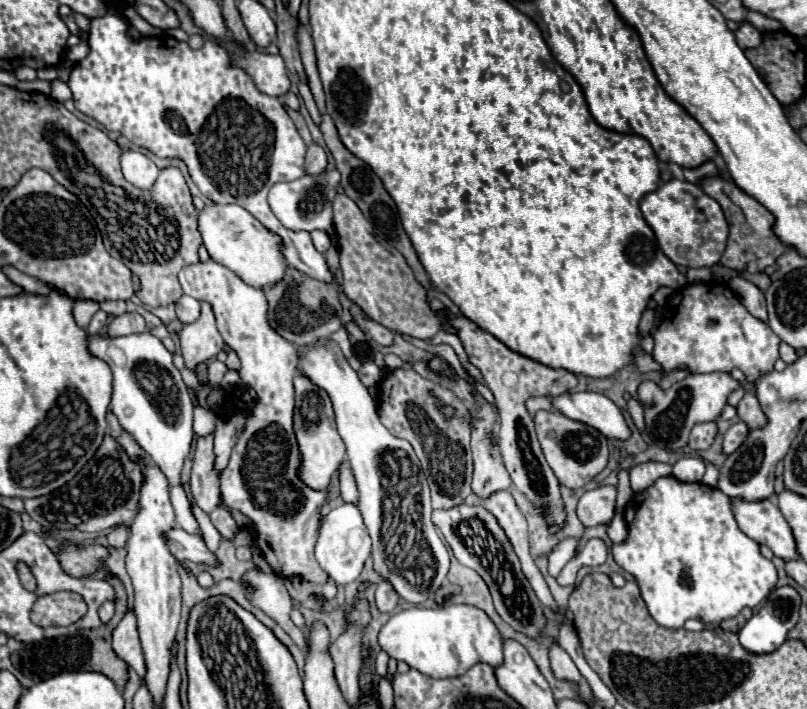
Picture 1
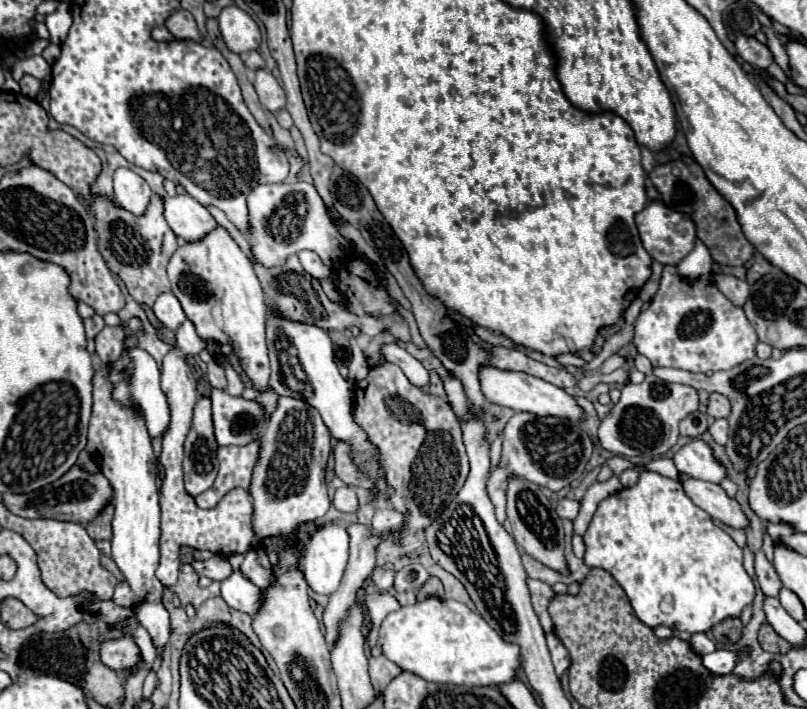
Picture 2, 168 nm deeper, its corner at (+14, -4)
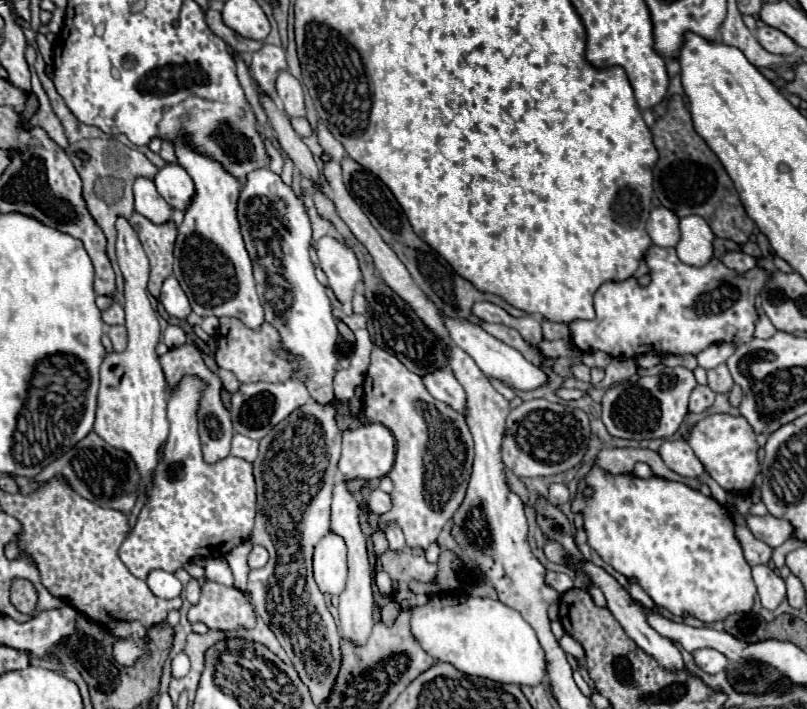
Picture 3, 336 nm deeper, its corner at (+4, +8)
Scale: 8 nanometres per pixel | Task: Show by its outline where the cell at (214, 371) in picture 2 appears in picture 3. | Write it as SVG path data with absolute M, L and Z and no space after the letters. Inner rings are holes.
M219 368L219 370L217 370L217 376L221 378L221 382L223 382L225 390L229 390L231 394L239 390L239 384L241 384L241 382L237 380L237 376L235 376L233 372L229 372L229 370L221 370L221 368Z

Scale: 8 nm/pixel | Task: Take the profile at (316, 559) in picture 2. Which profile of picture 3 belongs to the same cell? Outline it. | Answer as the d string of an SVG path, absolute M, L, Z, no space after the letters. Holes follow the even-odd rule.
M329 532L319 540L313 554L315 582L323 594L337 596L343 592L347 582L347 544Z

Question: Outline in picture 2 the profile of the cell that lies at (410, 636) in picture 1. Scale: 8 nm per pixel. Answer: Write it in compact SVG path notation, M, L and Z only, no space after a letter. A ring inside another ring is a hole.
M427 598L413 606L403 606L383 620L379 640L383 654L391 662L429 682L467 688L499 686L511 682L521 668L519 646L503 640L481 614L455 600Z

